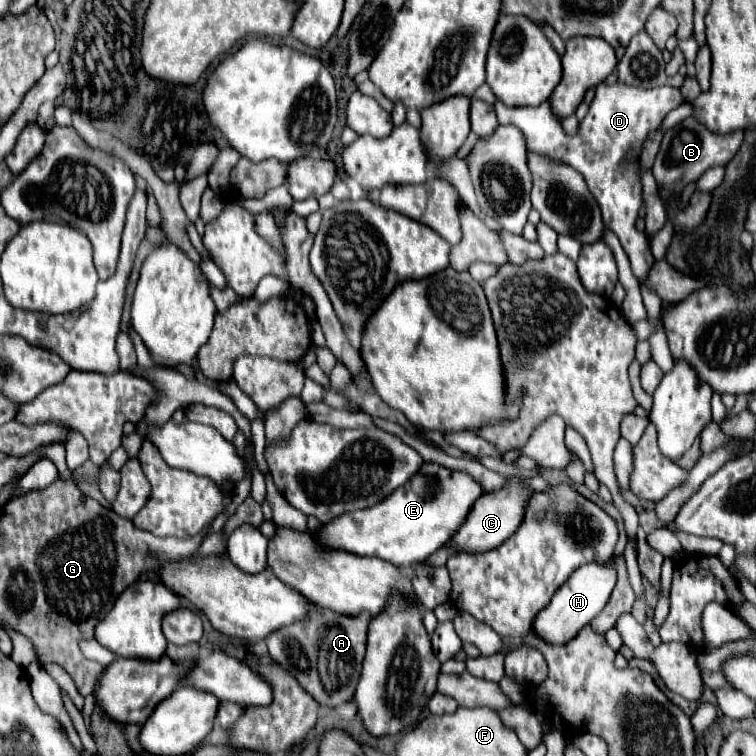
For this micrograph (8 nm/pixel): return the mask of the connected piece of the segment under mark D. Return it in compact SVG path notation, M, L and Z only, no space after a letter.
M601 82L591 102L589 114L579 124L577 136L567 136L563 132L559 120L555 120L551 114L549 102L543 102L539 106L509 108L501 104L501 100L497 100L495 112L499 124L513 124L521 130L527 148L535 150L537 154L545 154L549 158L561 160L573 166L577 172L581 172L591 194L601 206L605 226L609 226L617 236L629 236L629 188L639 186L639 178L633 166L629 168L621 166L623 158L631 148L639 150L647 134L658 128L665 116L681 104L683 104L683 96L679 88L659 86L647 89L621 84L621 82L615 84Z

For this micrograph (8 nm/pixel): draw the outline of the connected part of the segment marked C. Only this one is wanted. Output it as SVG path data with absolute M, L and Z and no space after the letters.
M507 484L501 490L495 492L485 492L475 500L471 506L469 514L465 516L465 522L461 528L453 534L453 538L447 542L447 546L455 552L485 552L487 548L497 548L497 544L503 544L521 524L523 514L525 514L525 504L529 498L531 490L519 486L519 484Z

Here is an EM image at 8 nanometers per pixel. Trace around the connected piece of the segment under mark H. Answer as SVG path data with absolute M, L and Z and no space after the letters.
M585 564L579 570L575 570L569 580L555 592L551 598L551 604L545 606L533 620L533 632L541 636L543 640L549 640L551 644L563 644L565 640L571 640L577 636L577 632L587 626L605 606L609 600L609 594L617 582L617 572L611 564Z

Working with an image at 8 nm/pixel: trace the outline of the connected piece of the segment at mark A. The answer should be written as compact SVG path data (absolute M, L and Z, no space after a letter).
M319 608L319 612L321 614L313 614L305 624L293 624L273 632L265 642L271 658L289 670L321 706L337 708L339 704L349 702L355 694L371 616L363 612L355 618L347 618L325 608Z

